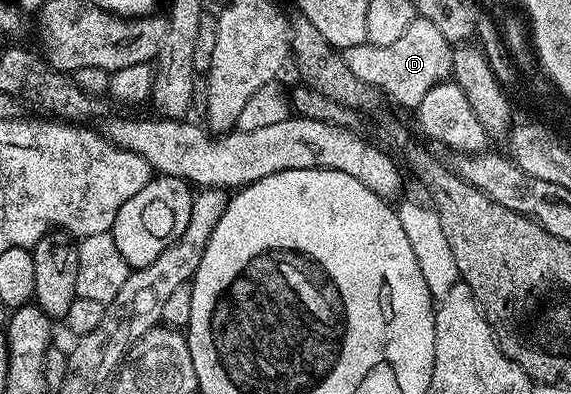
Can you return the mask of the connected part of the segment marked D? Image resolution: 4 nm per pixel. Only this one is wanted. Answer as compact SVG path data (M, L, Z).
M418 18L398 38L398 42L390 42L390 46L374 46L367 42L358 46L343 49L342 55L357 78L362 78L377 93L389 96L396 104L408 110L414 110L426 98L427 91L438 86L452 74L453 45L442 38L442 30L434 26L434 22Z

